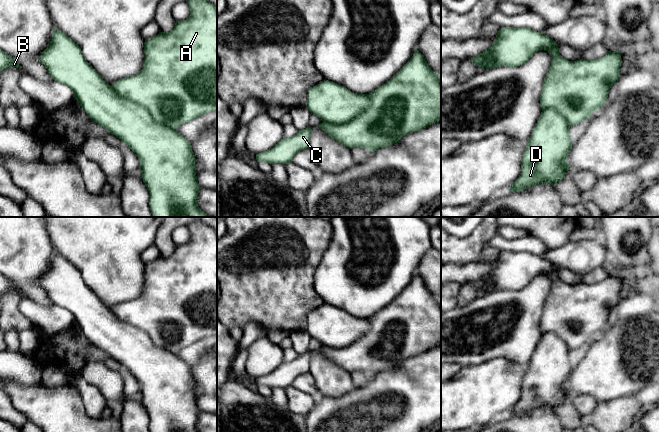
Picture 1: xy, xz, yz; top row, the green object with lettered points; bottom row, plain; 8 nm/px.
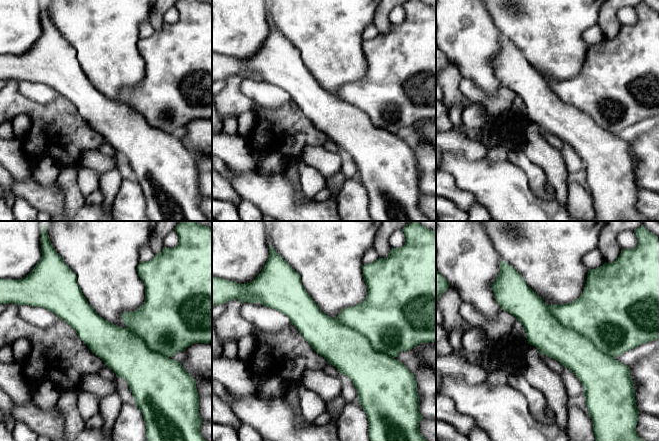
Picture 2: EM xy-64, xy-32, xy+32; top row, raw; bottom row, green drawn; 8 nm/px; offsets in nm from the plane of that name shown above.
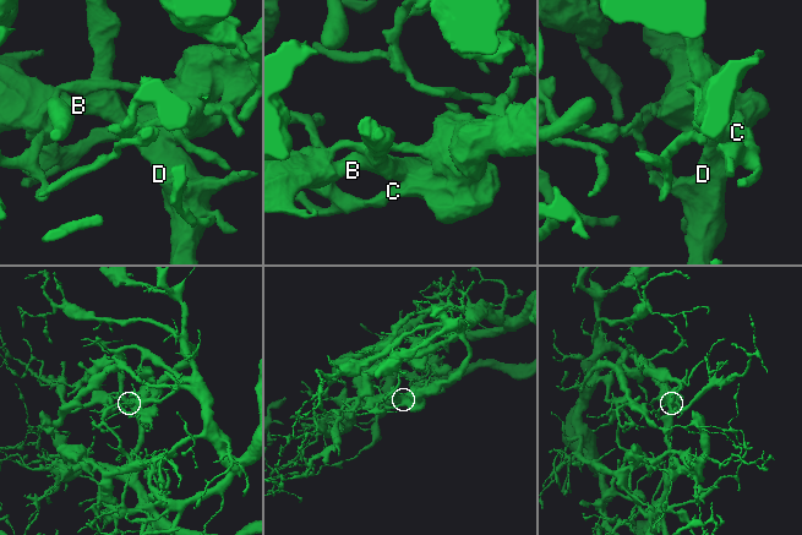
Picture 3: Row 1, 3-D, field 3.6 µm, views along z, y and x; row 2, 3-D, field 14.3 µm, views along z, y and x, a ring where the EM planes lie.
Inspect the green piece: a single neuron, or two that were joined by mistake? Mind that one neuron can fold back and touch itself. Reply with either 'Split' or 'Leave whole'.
Split

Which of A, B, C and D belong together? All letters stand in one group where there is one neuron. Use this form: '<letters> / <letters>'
A C / B D

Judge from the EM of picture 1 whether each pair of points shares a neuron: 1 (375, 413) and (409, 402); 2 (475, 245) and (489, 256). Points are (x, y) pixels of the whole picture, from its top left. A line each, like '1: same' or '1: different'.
1: same
2: different

